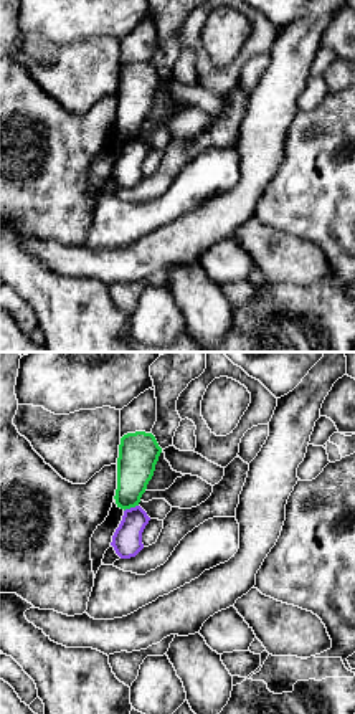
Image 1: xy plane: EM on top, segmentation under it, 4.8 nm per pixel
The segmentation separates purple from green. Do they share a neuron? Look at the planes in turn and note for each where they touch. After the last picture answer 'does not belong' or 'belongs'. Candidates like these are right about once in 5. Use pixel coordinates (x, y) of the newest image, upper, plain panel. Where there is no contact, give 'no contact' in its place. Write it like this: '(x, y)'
(131, 138)

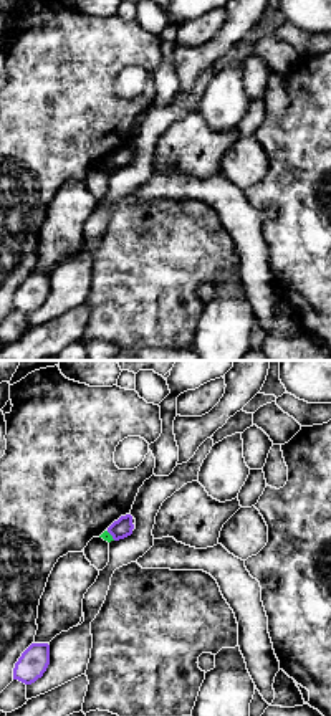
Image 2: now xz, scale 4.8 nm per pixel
(111, 164)

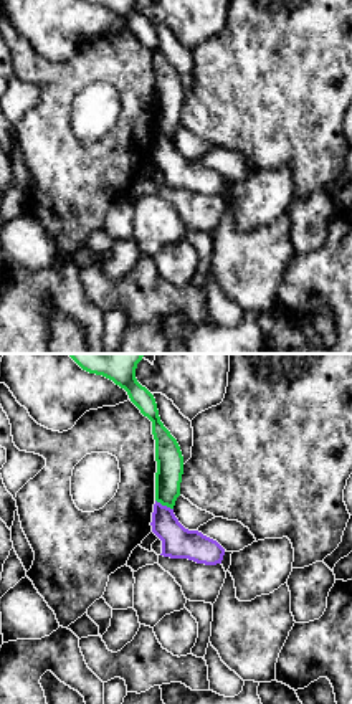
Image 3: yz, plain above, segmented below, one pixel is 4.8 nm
(164, 136)

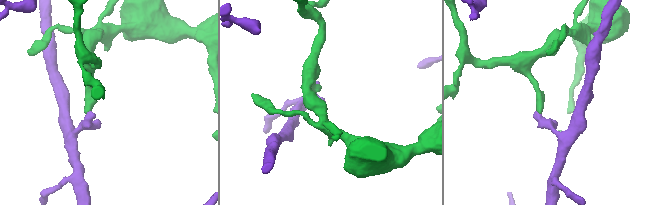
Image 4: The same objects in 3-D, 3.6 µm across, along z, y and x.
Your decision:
does not belong

